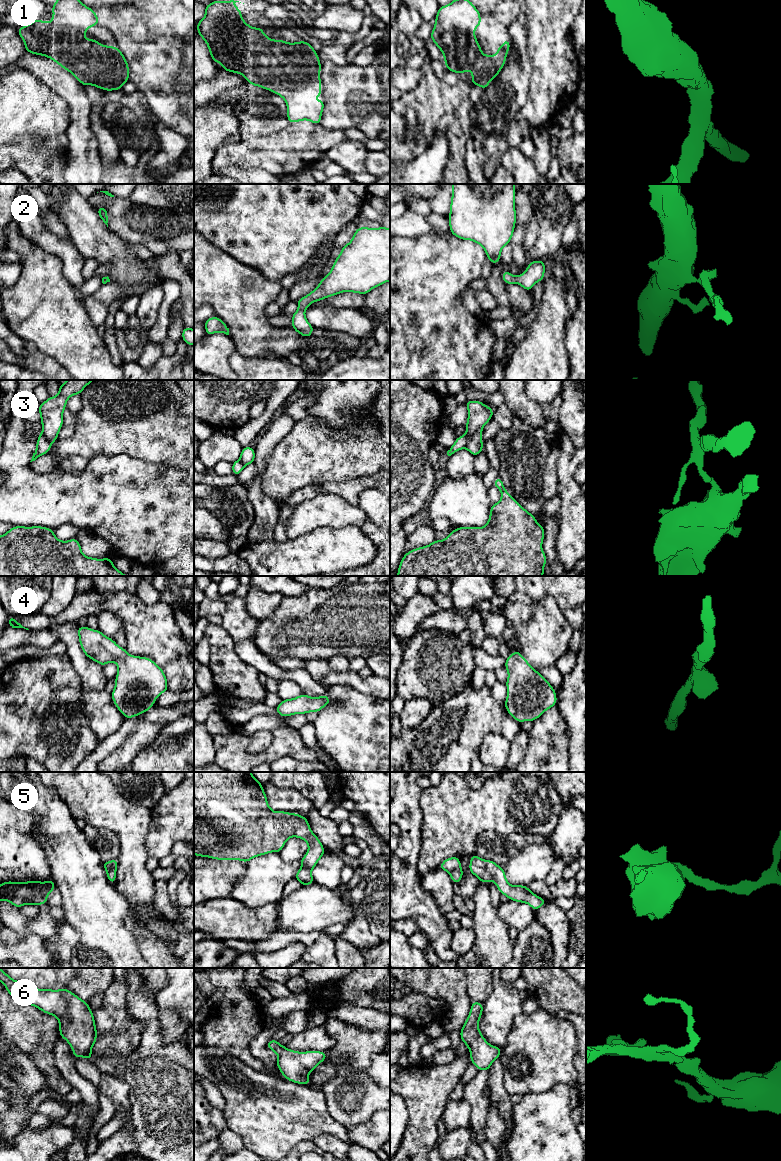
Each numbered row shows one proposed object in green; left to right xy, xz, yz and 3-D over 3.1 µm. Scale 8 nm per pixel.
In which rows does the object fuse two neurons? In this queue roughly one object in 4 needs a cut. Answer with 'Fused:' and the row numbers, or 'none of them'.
Fused: 3

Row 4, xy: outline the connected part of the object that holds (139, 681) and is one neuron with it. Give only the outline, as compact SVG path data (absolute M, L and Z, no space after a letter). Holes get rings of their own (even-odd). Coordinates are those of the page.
M78 626L77 632L81 649L89 659L101 666L116 663L118 672L111 696L125 719L147 712L163 692L169 691L163 669L152 659L128 654L99 629Z

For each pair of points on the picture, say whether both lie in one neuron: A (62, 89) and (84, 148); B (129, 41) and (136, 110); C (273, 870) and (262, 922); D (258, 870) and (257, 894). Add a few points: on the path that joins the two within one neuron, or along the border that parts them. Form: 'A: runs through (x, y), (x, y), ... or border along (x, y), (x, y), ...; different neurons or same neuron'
A: runs through (77, 104), (80, 107), (80, 133); same neuron
B: border along (138, 89), (144, 95), (151, 109); different neurons
C: border along (277, 902), (256, 907), (242, 904); different neurons
D: runs through (258, 876), (257, 888); same neuron

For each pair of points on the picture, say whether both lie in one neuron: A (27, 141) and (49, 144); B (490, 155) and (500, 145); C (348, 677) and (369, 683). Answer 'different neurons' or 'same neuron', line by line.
A: same neuron
B: same neuron
C: same neuron

